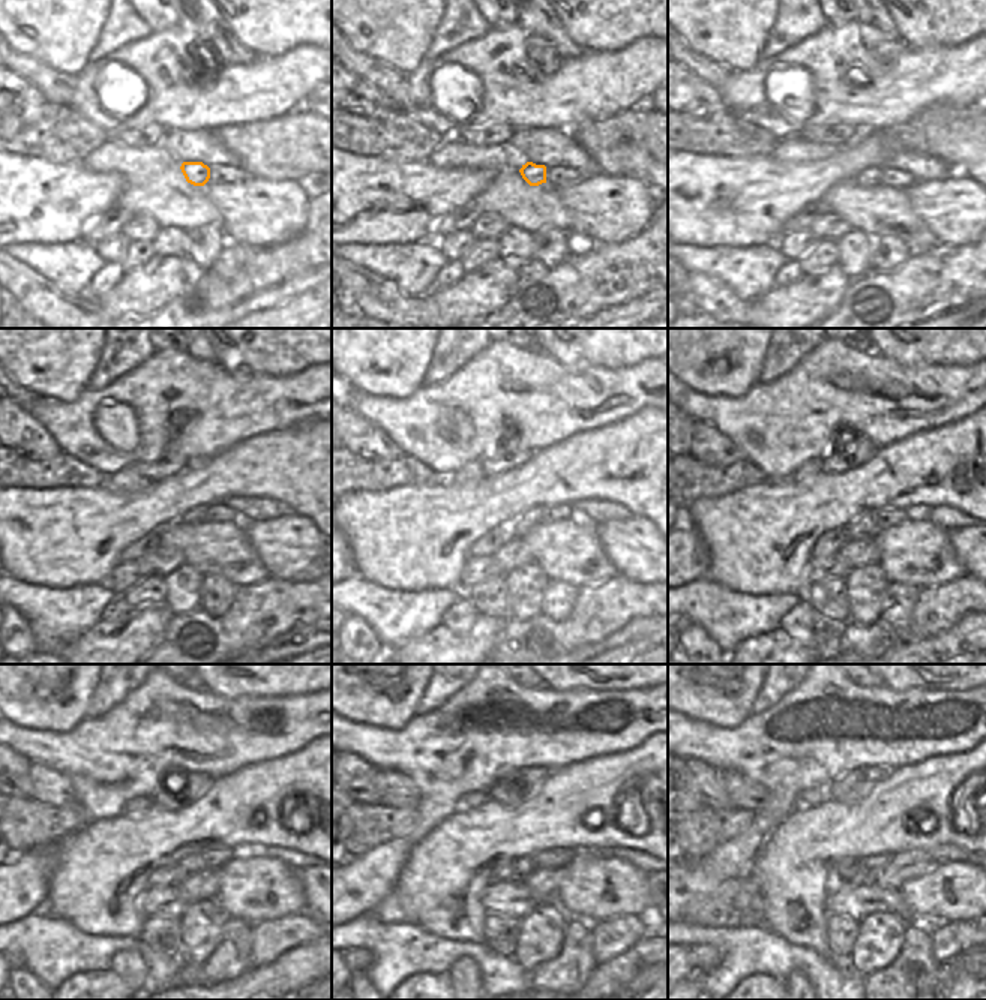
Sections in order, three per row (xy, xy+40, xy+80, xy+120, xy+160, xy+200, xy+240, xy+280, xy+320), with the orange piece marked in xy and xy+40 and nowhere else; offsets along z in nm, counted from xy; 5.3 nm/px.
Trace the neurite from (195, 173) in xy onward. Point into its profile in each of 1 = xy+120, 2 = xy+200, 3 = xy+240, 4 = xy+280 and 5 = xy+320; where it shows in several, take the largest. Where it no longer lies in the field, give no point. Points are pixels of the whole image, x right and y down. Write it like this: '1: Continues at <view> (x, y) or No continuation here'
1: Continues at xy+120 (194, 516)
2: Continues at xy+200 (863, 526)
3: Continues at xy+240 (191, 864)
4: Continues at xy+280 (524, 867)
5: Continues at xy+320 (854, 874)

